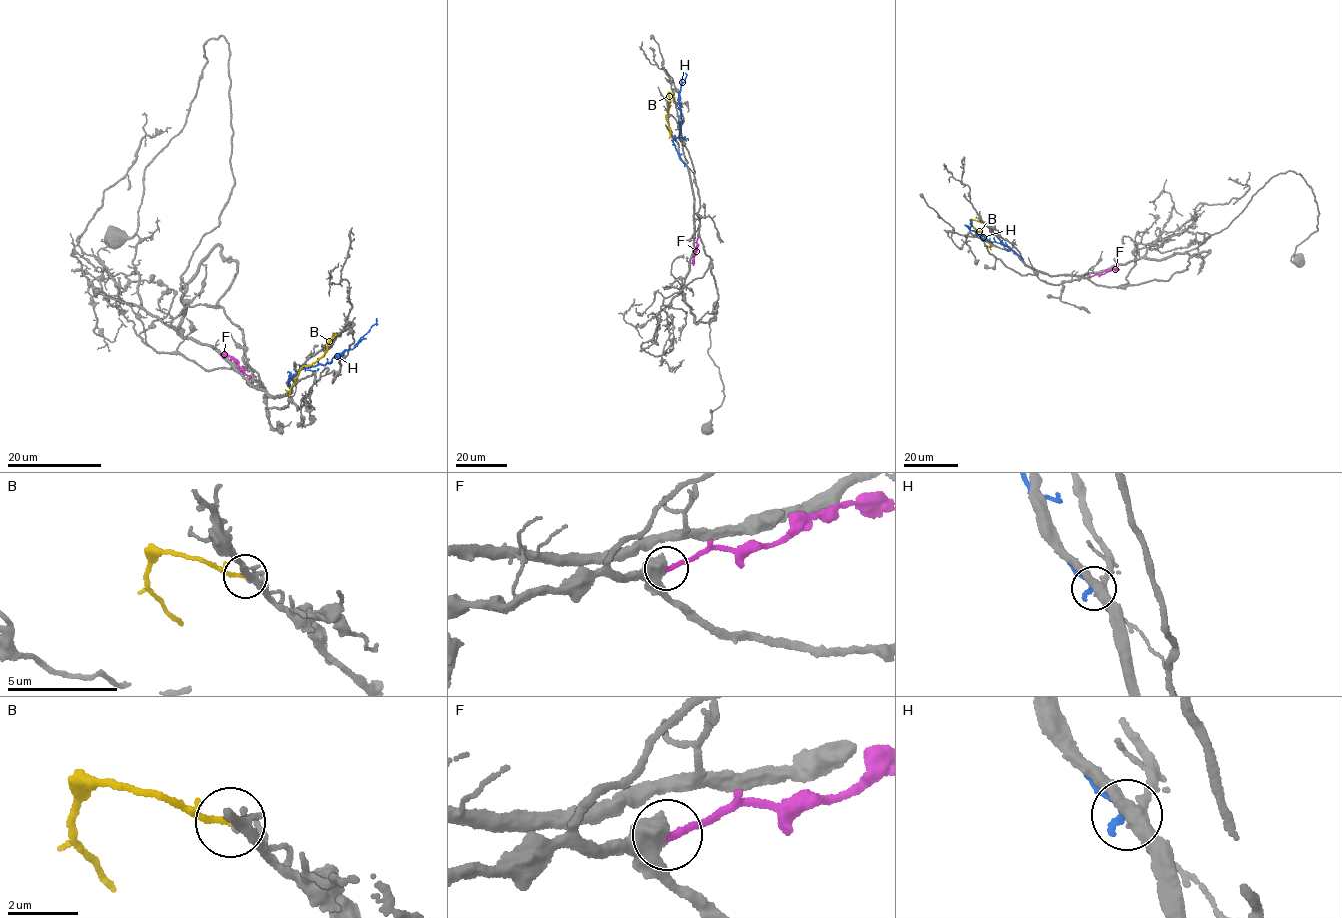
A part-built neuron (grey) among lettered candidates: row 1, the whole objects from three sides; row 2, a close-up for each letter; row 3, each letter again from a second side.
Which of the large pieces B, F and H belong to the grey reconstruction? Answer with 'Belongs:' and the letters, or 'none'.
Belongs: F

